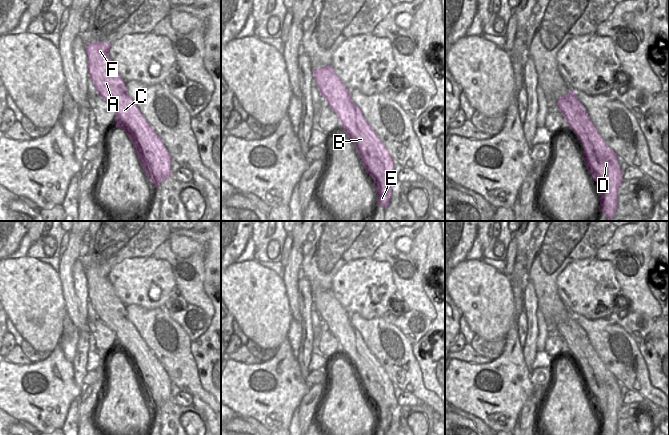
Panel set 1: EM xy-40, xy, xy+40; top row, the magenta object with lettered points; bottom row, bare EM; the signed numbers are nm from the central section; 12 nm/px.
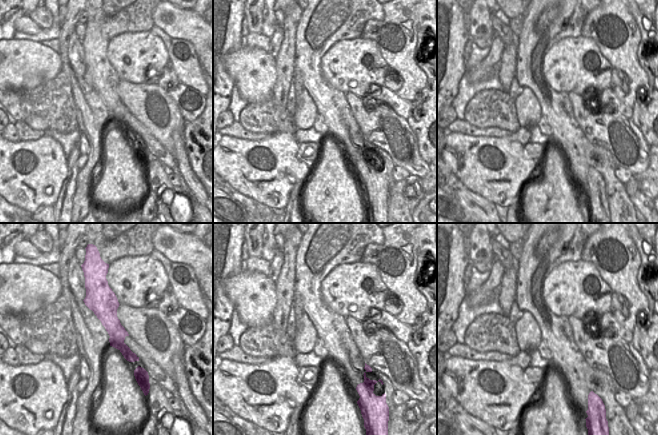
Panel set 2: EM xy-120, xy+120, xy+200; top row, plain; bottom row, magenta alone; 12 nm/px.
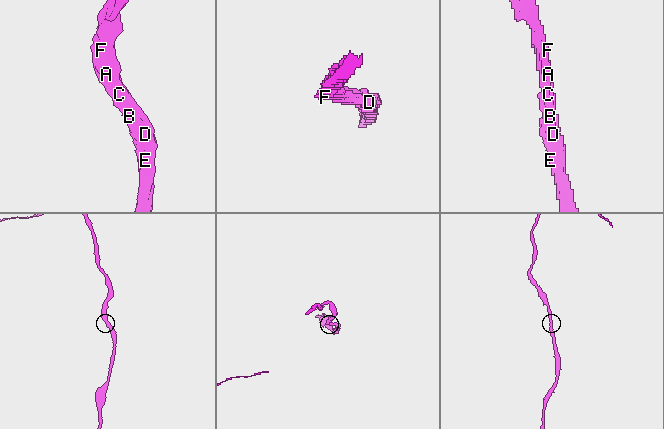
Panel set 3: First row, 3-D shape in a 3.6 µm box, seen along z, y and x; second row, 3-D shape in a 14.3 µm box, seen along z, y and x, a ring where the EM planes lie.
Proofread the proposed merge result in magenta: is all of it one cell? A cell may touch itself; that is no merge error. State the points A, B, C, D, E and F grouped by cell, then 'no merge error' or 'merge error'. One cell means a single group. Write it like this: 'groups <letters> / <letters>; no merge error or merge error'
groups A B C D E F; no merge error

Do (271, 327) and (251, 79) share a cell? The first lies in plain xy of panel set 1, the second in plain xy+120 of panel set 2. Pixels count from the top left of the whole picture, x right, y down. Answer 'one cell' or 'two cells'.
one cell

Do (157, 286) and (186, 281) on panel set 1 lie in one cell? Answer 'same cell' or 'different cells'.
different cells

